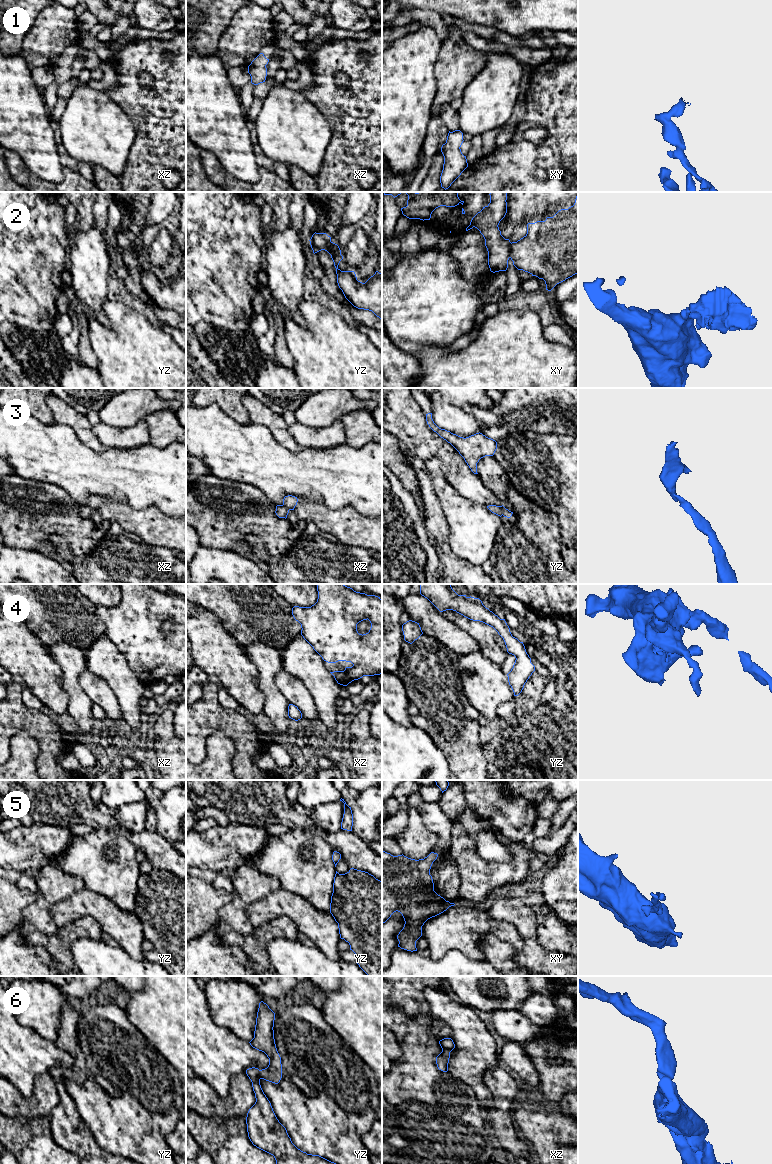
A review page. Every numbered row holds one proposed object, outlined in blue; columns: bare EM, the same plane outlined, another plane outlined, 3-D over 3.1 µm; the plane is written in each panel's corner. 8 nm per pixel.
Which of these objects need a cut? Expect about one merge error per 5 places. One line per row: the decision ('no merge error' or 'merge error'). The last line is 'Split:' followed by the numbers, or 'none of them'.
1: no merge error
2: merge error
3: no merge error
4: no merge error
5: no merge error
6: no merge error
Split: 2

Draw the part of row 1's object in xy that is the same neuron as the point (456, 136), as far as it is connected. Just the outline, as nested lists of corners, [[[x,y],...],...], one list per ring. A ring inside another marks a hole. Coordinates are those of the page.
[[[460,130],[449,131],[446,143],[441,147],[444,164],[440,176],[440,183],[441,187],[445,190],[448,189],[468,167],[466,156],[462,154],[460,149],[463,141],[463,133]]]

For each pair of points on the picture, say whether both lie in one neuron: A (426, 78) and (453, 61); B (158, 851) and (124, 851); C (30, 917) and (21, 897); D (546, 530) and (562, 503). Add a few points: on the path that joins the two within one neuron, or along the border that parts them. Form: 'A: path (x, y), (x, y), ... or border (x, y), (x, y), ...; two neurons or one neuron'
A: border (440, 50), (434, 68), (434, 97); two neurons
B: border (121, 834), (138, 850); two neurons
C: border (24, 908), (24, 919), (31, 928); two neurons
D: border (535, 503), (556, 516), (561, 537); two neurons

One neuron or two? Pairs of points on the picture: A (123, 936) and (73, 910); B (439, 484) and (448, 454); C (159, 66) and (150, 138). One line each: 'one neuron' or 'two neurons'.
A: one neuron
B: two neurons
C: one neuron

